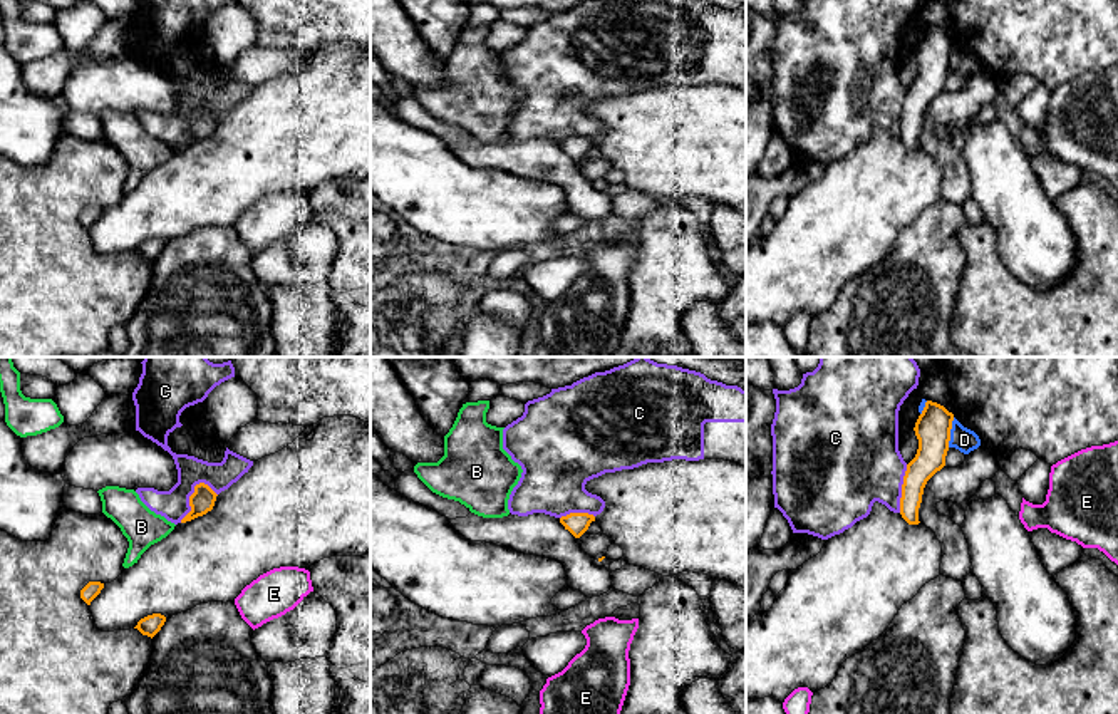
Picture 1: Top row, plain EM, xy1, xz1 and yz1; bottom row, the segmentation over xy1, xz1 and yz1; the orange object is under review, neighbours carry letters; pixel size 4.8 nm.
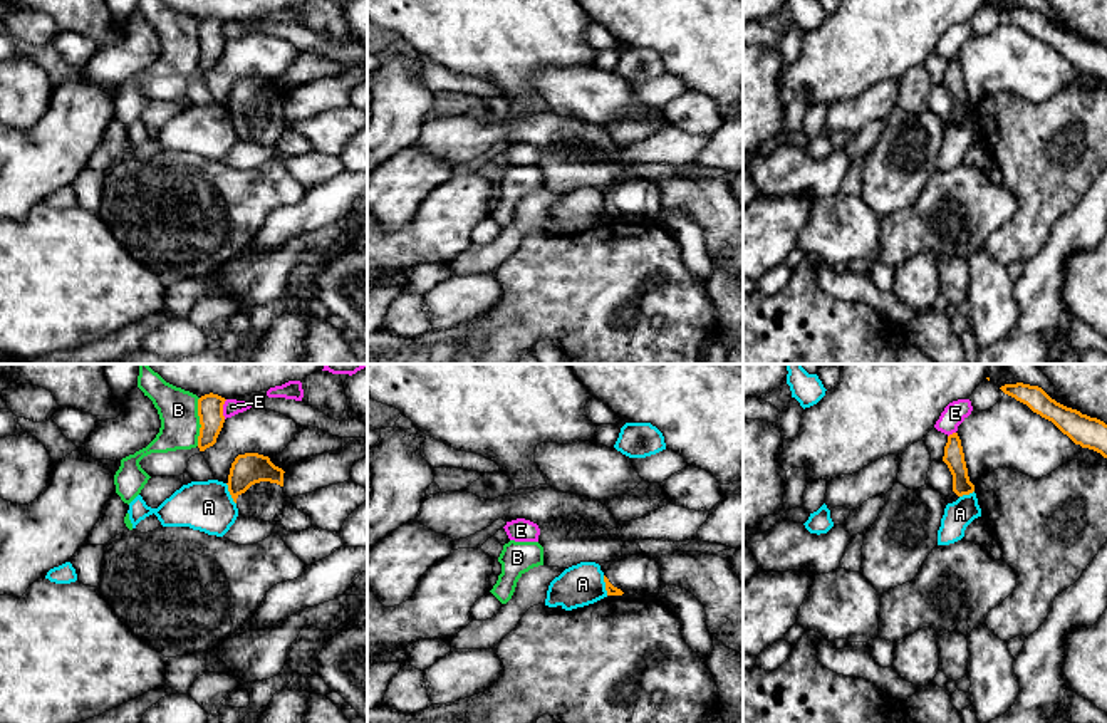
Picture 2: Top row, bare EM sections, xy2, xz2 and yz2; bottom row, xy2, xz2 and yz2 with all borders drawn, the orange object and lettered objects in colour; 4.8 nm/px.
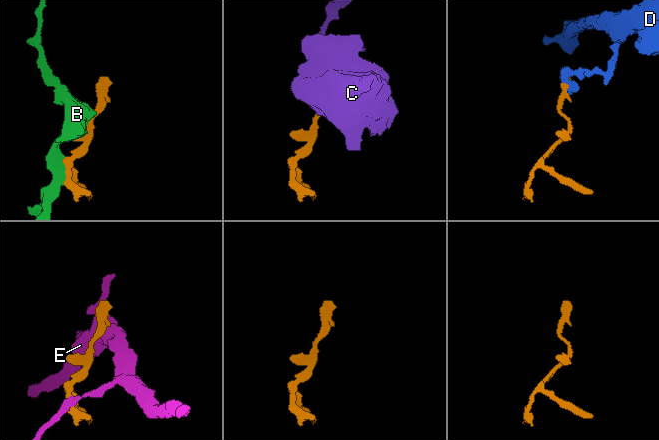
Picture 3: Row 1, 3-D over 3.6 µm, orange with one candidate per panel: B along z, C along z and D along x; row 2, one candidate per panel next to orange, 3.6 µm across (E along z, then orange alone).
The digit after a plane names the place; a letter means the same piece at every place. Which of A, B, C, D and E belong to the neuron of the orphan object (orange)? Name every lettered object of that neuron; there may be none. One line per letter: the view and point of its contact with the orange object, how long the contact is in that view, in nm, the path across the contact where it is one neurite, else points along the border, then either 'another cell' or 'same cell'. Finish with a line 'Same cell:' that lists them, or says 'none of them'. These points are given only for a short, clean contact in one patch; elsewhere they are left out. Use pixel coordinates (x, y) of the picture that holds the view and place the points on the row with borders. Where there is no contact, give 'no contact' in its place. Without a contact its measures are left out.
A: contact xy2 (230, 494); length 120 nm; border xy2 (225, 483), (235, 504); another cell
B: contact xy2 (200, 421); length 240 nm; another cell
C: contact xy1 (190, 498); length 240 nm; border xy1 (207, 483), (195, 486), (190, 496), (190, 512), (180, 522); another cell
D: contact yz1 (949, 433); length 150 nm; border yz1 (954, 418), (947, 446); another cell
E: contact xy2 (222, 410); length 100 nm; border xy2 (227, 400), (223, 418); another cell
Same cell: none of them

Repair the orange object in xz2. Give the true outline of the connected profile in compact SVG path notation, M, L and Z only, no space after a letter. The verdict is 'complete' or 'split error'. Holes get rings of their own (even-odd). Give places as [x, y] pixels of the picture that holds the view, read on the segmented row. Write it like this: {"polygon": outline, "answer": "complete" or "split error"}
{"polygon": "M647 555L616 559L604 574L607 596L657 597L663 585L659 564Z", "answer": "split error"}

